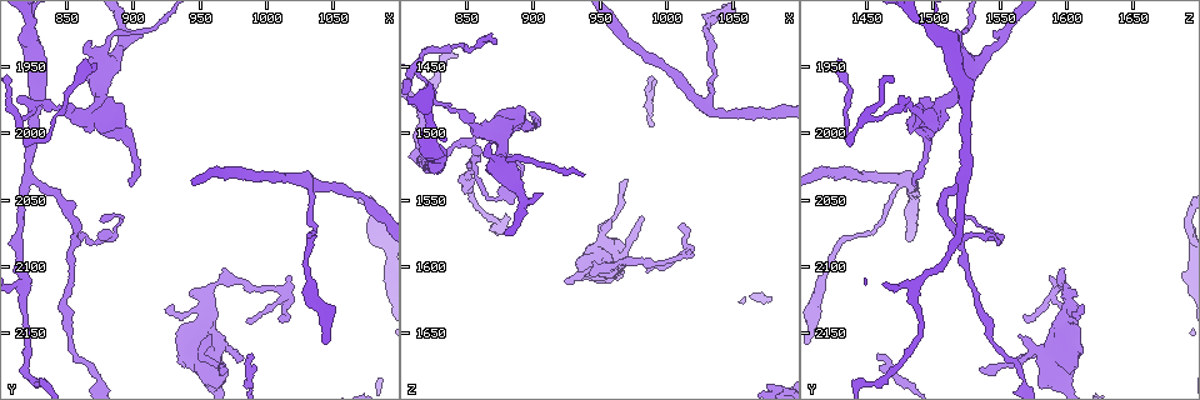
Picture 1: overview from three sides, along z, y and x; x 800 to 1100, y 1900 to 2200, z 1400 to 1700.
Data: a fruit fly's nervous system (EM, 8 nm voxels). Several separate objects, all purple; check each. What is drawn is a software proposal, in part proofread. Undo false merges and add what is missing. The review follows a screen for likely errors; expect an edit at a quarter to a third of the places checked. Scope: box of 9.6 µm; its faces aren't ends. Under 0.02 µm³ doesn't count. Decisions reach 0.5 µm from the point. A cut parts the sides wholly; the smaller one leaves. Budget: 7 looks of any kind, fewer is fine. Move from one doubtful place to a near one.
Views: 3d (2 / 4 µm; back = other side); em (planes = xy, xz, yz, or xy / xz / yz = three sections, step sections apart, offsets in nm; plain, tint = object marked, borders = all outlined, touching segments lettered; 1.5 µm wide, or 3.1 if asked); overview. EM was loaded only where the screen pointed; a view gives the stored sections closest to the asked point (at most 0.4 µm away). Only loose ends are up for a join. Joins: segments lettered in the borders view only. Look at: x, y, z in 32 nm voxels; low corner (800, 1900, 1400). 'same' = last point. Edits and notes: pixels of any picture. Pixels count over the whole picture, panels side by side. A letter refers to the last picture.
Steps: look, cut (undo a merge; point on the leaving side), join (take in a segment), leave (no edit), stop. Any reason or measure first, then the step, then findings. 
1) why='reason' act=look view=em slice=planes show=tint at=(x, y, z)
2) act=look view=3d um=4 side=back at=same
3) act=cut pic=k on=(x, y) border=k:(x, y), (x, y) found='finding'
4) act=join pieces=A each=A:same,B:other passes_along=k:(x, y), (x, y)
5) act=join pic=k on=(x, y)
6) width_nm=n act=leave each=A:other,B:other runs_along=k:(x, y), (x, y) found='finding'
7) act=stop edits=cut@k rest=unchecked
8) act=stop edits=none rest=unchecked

why='two arms in line, one across' act=look view=em slice=planes show=borders at=(858, 2078, 1520)

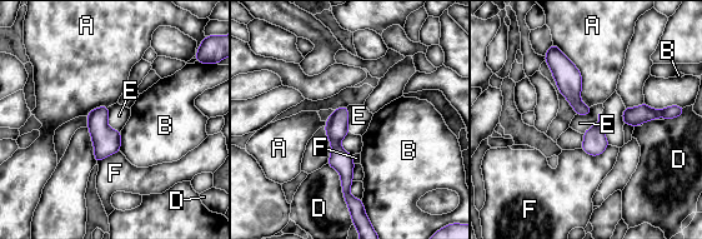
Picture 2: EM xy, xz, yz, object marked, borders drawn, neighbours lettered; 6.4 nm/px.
act=leave each=A:other,B:other,D:other,E:other,F:other border=2:(108, 106), (108, 124), (120, 133) found='one neuron here'

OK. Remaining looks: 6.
why='thin end' act=look view=3d um=4 at=(870, 1930, 1508)

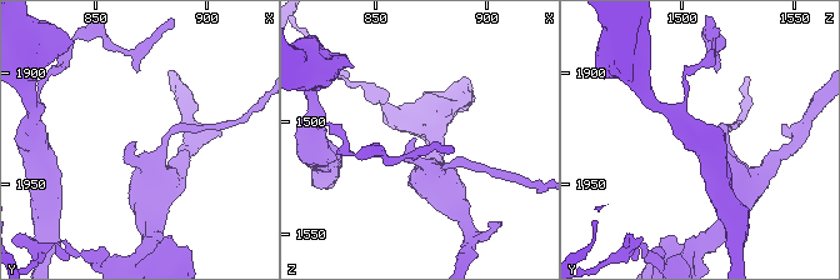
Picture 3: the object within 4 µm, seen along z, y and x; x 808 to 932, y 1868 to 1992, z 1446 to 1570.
act=look view=em slice=planes show=borders at=(868, 1931, 1508)

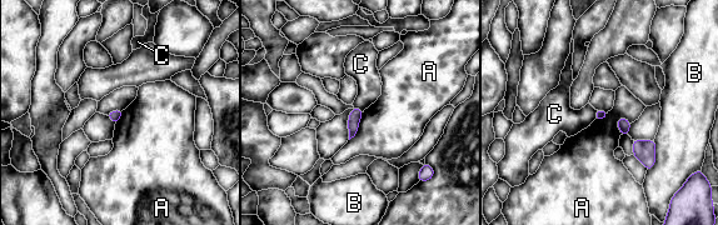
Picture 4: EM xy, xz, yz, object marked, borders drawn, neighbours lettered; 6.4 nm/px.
act=leave each=A:other,B:other,C:other border=4:(364, 111), (357, 133), (349, 140) found='none of them fits'

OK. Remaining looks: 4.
why='side arm on a straight run' act=look view=em slice=xy step=8 show=tint at=(820, 2034, 1522)

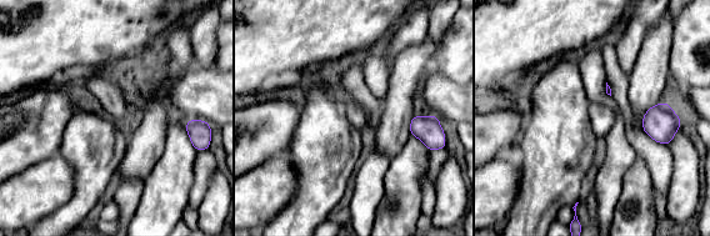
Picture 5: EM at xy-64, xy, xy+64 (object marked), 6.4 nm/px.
why='cut it another way' act=look view=em slice=planes show=borders at=same

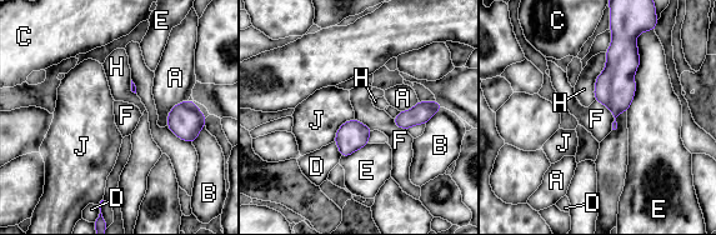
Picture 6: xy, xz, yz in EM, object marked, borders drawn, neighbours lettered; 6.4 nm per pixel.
longest_contact=E:550nm act=leave each=A:other,B:other,C:other,D:other,E:other,F:other,H:other,J:other runs_along=6:(619, 10), (620, 70), (614, 129) found='all the same neuron'

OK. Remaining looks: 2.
act=stop edits=none rest=unchecked

